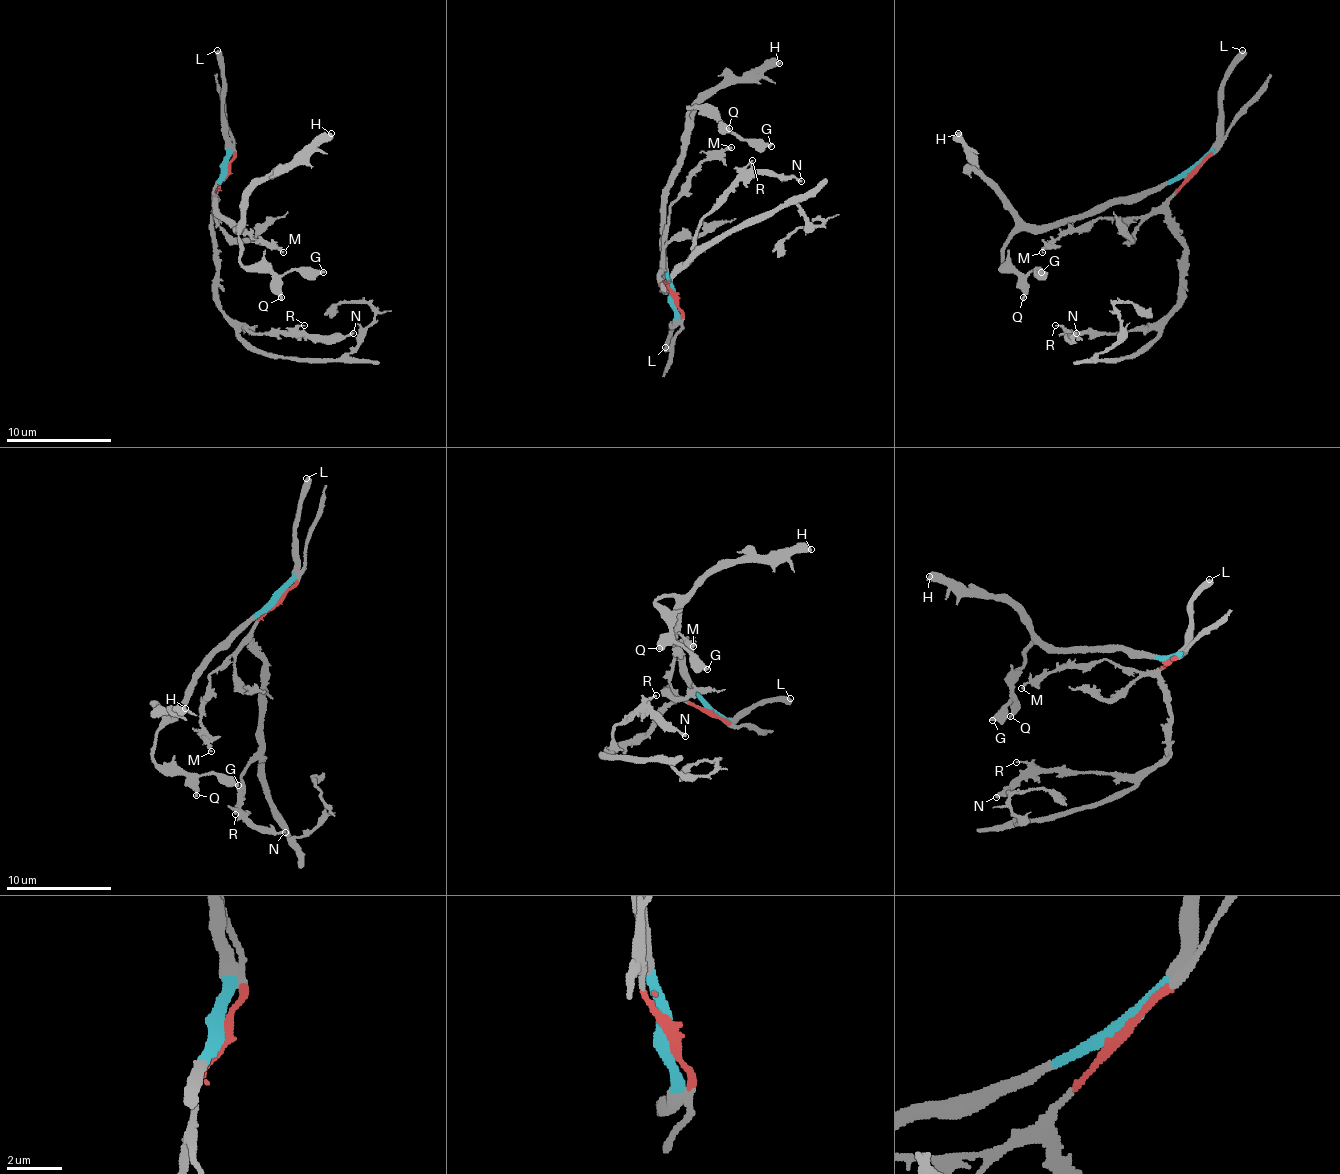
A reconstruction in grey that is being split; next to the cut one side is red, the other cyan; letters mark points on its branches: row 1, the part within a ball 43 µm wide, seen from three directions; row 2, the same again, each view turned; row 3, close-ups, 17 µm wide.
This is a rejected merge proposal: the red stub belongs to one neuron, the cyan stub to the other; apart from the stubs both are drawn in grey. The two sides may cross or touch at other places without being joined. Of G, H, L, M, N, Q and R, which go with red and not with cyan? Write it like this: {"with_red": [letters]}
{"with_red": ["M", "N", "R"]}

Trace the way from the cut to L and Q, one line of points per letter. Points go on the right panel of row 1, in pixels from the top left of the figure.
L: (1192, 171), (1213, 150), (1218, 86), (1242, 49)
Q: (1192, 171), (1136, 197), (1118, 197), (1049, 227), (1017, 232), (1004, 248), (1004, 269), (1012, 272), (1023, 298)

